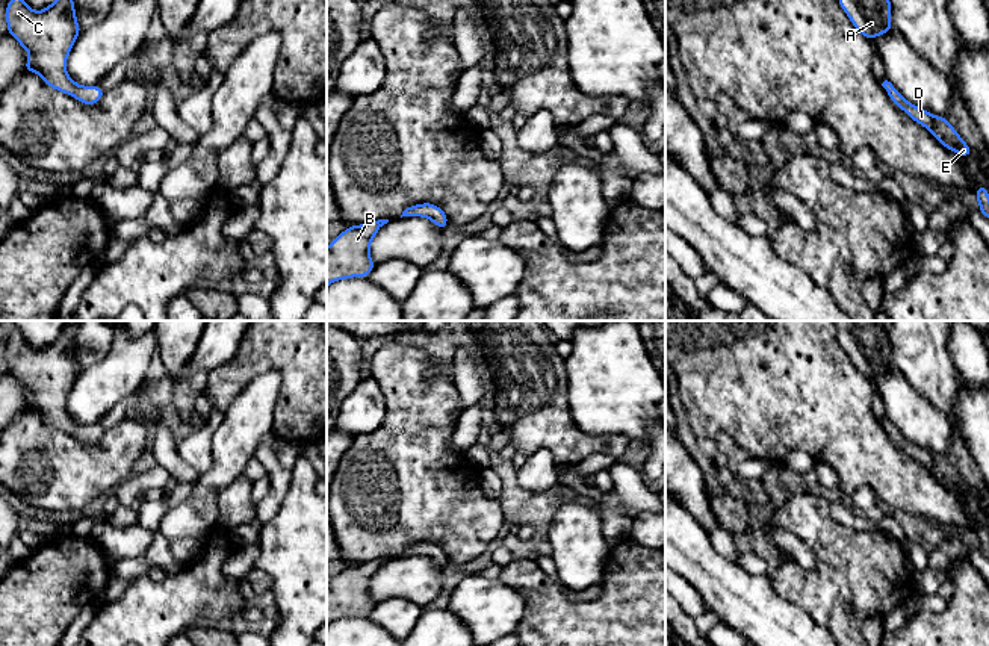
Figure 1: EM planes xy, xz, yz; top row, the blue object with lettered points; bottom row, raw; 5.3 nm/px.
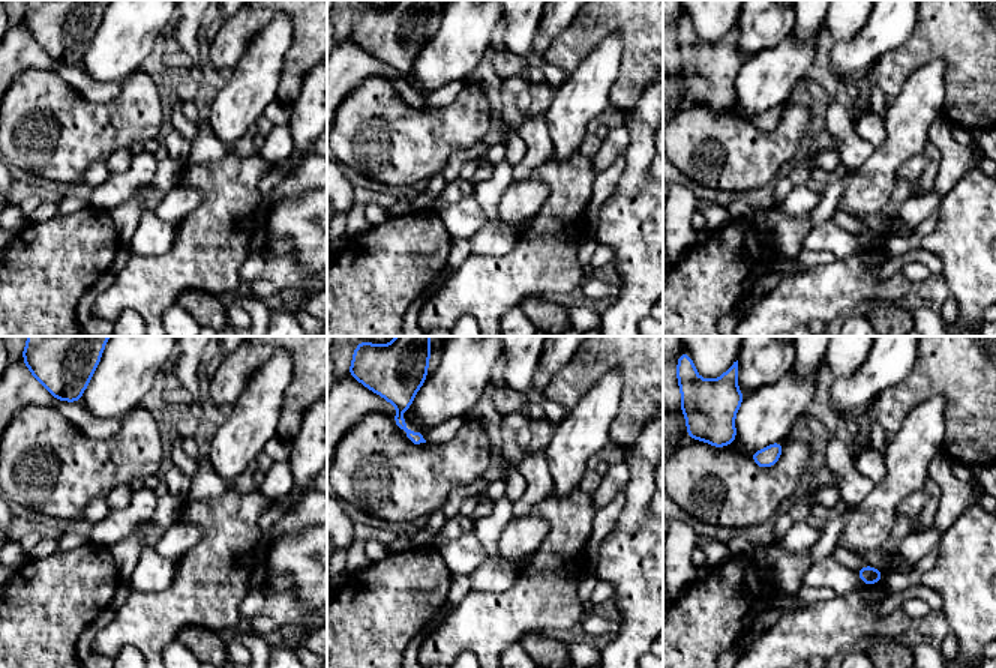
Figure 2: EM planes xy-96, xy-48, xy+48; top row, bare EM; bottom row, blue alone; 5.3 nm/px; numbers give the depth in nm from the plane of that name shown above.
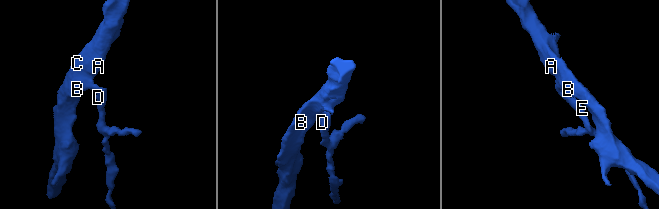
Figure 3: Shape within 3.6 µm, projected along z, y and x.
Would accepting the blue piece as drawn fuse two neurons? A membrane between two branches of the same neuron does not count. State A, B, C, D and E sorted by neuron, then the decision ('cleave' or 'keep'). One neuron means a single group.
A B C D E | keep

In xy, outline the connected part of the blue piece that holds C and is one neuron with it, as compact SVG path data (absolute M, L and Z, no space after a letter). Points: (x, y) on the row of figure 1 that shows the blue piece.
M9 0L6 6L8 33L30 53L23 71L38 73L47 86L97 104L104 89L97 85L80 86L67 74L65 62L82 30L76 20L73 0L56 0L41 12L35 12L24 0Z

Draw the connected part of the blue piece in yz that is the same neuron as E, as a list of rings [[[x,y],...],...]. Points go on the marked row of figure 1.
[[[888,80],[882,83],[888,97],[913,121],[924,126],[945,148],[957,153],[962,157],[971,157],[972,151],[968,144],[959,136],[947,118],[936,116],[918,106],[909,103],[898,89]]]

